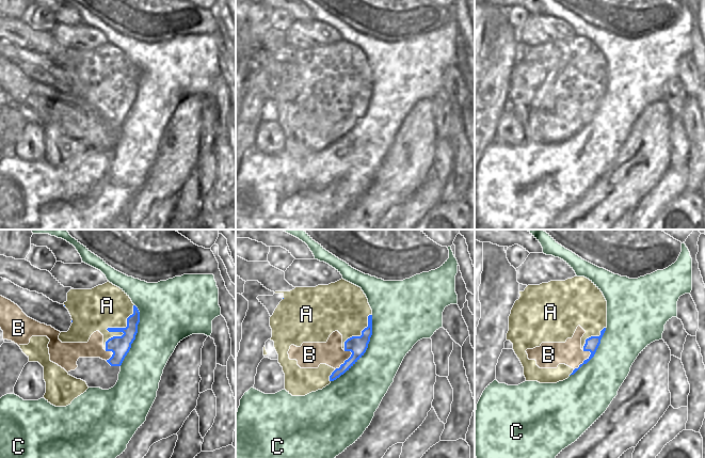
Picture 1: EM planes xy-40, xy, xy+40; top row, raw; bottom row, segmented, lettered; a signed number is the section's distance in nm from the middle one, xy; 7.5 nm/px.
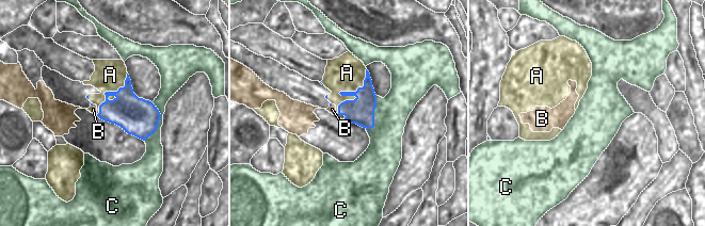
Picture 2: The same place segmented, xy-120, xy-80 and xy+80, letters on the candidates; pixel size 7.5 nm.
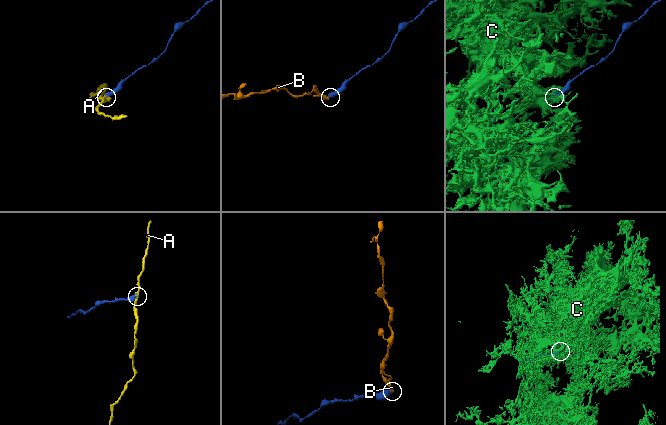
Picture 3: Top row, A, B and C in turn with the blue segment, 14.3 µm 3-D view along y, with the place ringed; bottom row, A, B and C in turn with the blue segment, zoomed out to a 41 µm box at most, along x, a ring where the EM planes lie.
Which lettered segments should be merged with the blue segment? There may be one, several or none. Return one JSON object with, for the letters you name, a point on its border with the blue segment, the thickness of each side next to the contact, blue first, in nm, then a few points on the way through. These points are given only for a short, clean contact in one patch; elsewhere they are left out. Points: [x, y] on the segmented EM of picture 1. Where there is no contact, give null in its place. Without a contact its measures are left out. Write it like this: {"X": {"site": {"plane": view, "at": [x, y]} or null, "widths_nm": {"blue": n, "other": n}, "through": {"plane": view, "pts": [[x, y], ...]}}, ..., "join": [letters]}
{"join": []}

